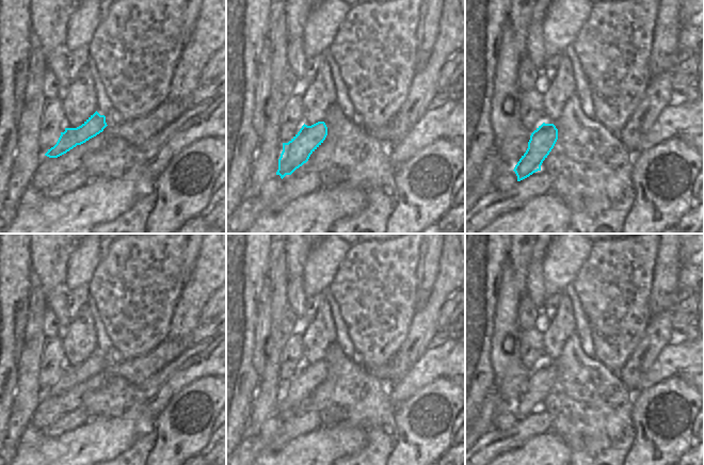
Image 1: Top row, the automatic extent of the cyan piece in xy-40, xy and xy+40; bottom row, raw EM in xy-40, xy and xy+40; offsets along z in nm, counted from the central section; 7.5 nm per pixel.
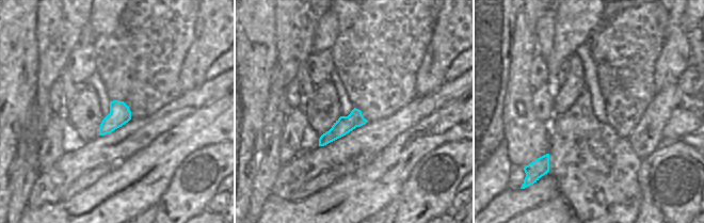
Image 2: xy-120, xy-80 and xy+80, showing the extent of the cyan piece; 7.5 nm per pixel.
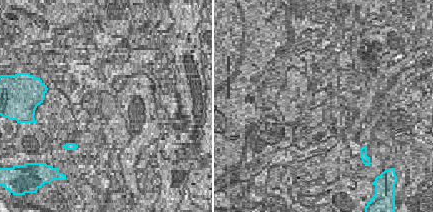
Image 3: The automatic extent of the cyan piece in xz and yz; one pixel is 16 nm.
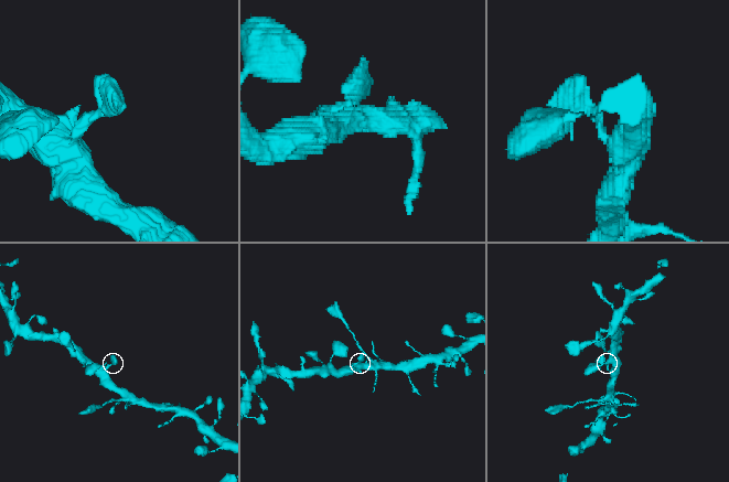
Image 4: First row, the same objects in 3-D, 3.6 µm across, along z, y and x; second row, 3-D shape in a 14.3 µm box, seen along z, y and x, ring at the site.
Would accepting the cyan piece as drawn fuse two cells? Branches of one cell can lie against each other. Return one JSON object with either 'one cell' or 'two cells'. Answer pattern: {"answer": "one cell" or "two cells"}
{"answer": "one cell"}

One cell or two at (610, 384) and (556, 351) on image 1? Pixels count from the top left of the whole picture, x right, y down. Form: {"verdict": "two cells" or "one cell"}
{"verdict": "two cells"}

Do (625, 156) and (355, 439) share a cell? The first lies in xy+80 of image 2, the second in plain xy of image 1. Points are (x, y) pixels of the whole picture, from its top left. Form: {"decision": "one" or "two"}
{"decision": "two"}

